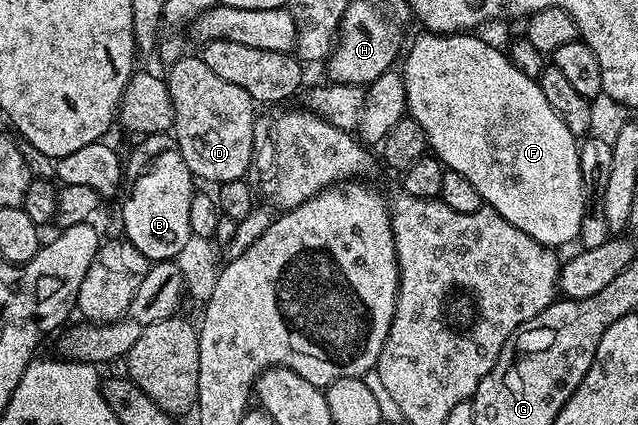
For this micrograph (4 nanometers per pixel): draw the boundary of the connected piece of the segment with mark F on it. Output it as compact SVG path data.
M424 31L422 35L412 42L411 53L407 56L407 65L401 68L401 75L407 91L407 116L415 120L417 126L421 126L421 130L425 130L428 149L433 153L435 159L443 163L444 169L469 178L469 182L477 189L477 194L481 194L484 205L489 206L497 214L501 214L501 218L505 218L505 222L517 226L517 230L529 234L529 238L533 238L538 244L559 250L562 249L562 244L567 244L570 240L578 241L581 218L585 214L587 205L581 182L580 141L569 130L569 126L565 126L565 122L561 122L561 118L557 118L557 110L553 110L553 106L549 106L545 94L541 94L538 79L521 74L521 70L517 70L517 66L511 64L510 55L504 49L502 52L501 49L494 48L489 41L482 40L479 34L440 34Z

